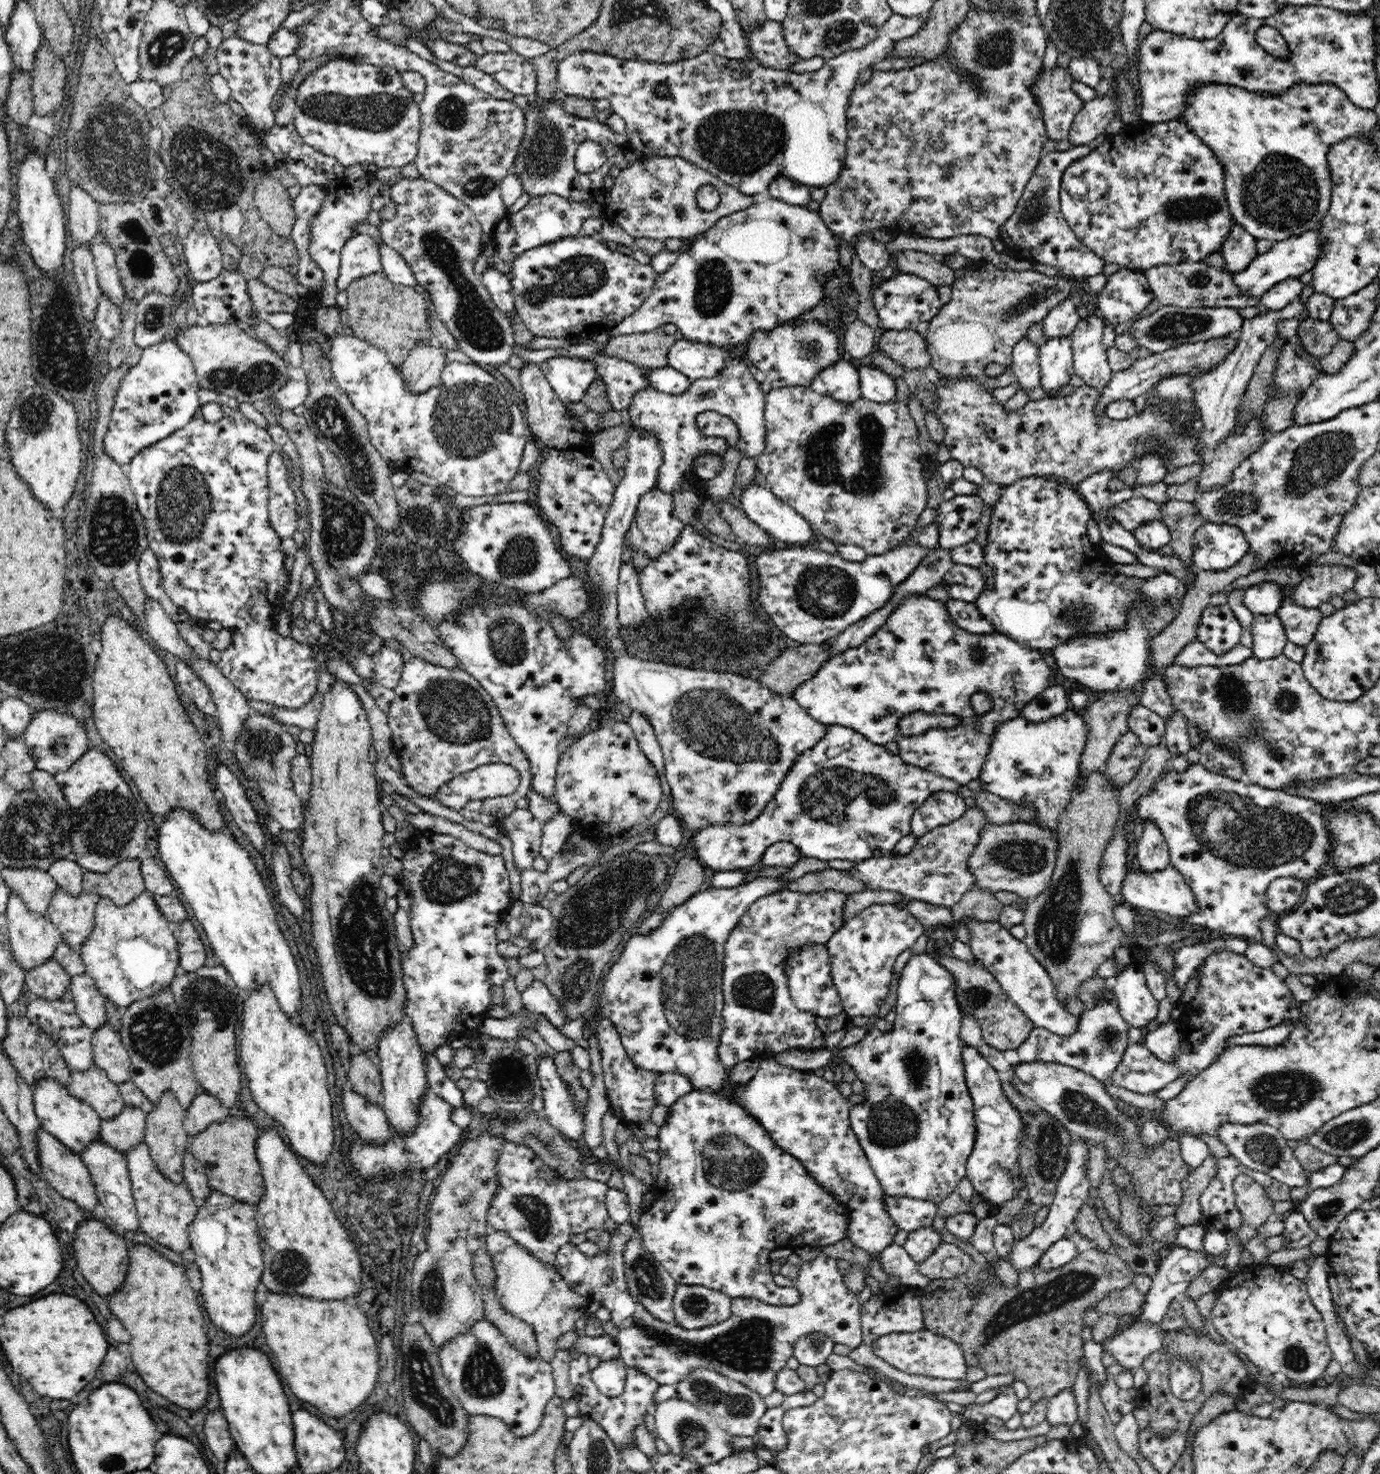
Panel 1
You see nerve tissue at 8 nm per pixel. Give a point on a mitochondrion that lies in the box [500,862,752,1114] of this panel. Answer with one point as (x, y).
(688, 980)

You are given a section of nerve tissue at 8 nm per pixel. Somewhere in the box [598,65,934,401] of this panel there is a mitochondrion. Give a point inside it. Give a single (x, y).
(741, 143)

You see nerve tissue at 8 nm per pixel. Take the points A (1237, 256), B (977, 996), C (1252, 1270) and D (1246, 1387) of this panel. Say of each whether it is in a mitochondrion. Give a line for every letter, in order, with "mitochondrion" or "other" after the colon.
A: other
B: mitochondrion
C: other
D: other

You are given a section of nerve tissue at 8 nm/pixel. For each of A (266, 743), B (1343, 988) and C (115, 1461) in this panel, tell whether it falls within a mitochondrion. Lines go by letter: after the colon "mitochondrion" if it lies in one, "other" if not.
A: mitochondrion
B: other
C: mitochondrion

